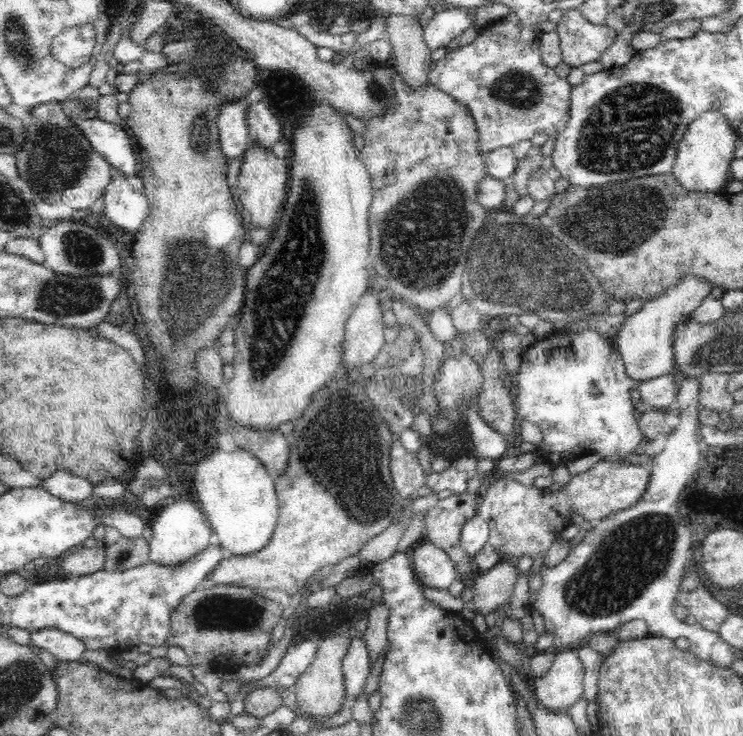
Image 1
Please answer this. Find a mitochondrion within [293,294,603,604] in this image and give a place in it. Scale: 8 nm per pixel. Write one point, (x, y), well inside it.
(359, 490)

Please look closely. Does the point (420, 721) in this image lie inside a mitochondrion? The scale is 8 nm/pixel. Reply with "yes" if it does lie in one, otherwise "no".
yes

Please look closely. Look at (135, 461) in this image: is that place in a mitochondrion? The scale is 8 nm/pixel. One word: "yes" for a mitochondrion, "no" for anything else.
no

